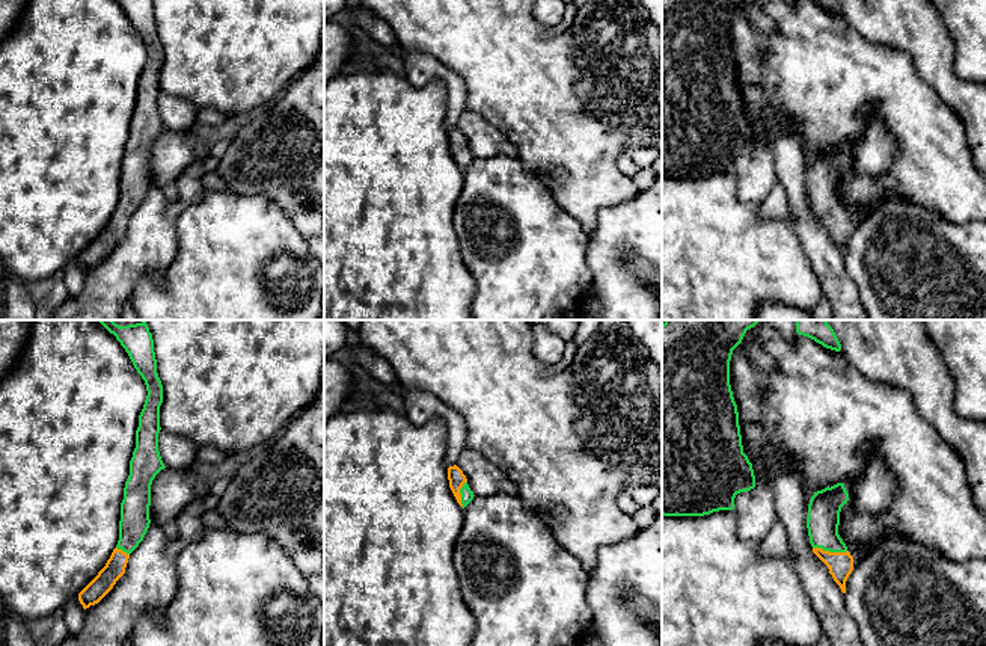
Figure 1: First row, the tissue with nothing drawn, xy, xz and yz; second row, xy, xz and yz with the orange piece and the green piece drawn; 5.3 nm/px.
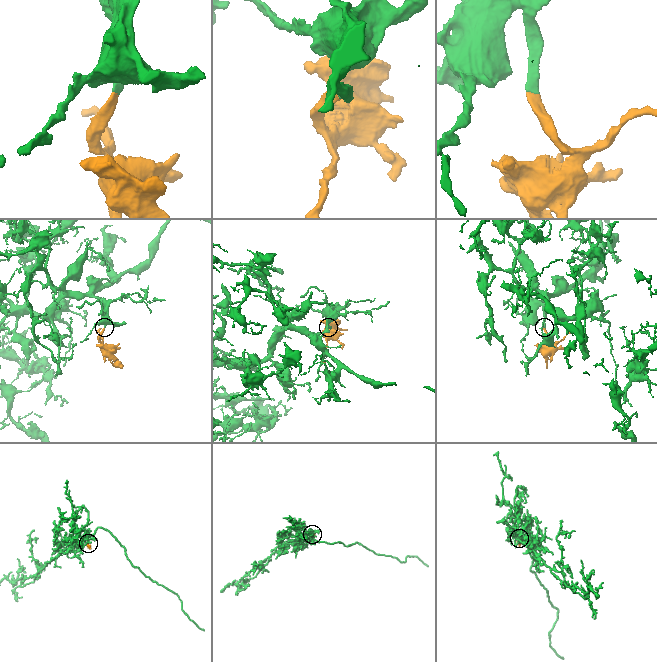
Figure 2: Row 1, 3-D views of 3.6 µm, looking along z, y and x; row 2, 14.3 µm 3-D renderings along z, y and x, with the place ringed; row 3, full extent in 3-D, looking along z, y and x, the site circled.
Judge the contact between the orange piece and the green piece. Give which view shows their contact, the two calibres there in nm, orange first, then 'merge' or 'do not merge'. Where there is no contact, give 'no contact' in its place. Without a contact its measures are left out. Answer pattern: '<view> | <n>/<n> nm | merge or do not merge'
yz | 140/180 nm | merge

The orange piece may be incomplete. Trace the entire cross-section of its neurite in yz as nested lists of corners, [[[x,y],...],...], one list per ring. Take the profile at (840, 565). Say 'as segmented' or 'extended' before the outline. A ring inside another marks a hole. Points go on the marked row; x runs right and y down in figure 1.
extended | [[[844,483],[817,491],[810,500],[807,518],[813,552],[828,566],[843,593],[853,571],[853,557],[838,534],[840,512],[847,501]]]

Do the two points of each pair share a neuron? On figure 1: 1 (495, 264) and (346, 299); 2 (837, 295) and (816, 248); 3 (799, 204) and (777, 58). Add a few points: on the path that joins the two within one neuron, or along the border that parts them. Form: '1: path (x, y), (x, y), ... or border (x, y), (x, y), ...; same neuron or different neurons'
1: border (457, 237), (462, 261), (475, 283), (472, 304); different neurons
2: path (835, 283), (826, 260); same neuron
3: border (769, 104), (801, 136), (805, 154); different neurons

